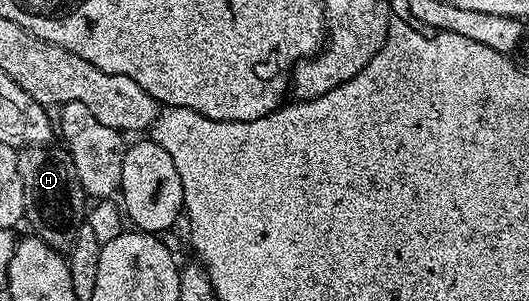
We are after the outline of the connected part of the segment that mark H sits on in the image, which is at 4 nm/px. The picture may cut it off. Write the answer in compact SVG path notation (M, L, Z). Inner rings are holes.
M62 145L25 146L18 151L19 171L25 204L23 217L34 233L54 250L66 252L71 249L79 227L84 225L83 205L89 202L83 192L81 180L77 180L77 168L73 168L71 153Z

